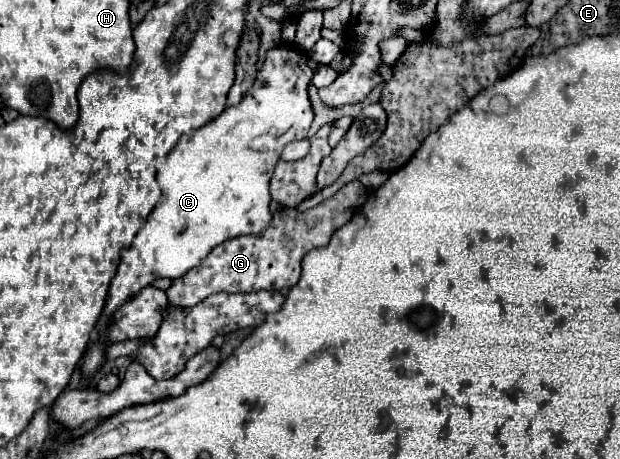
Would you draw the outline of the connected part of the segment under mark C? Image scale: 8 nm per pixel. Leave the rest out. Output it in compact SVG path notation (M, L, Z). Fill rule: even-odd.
M276 45L270 49L262 71L242 101L228 107L208 125L188 131L168 153L164 167L156 175L162 201L154 207L130 249L122 253L96 325L96 341L88 345L80 365L82 381L92 381L104 367L106 349L110 347L106 341L108 321L142 287L164 277L178 279L222 241L240 235L262 235L268 227L272 221L268 205L272 201L270 179L274 167L288 143L306 139L314 119L308 99L312 69L306 65L306 59L306 51L300 51L296 45Z

